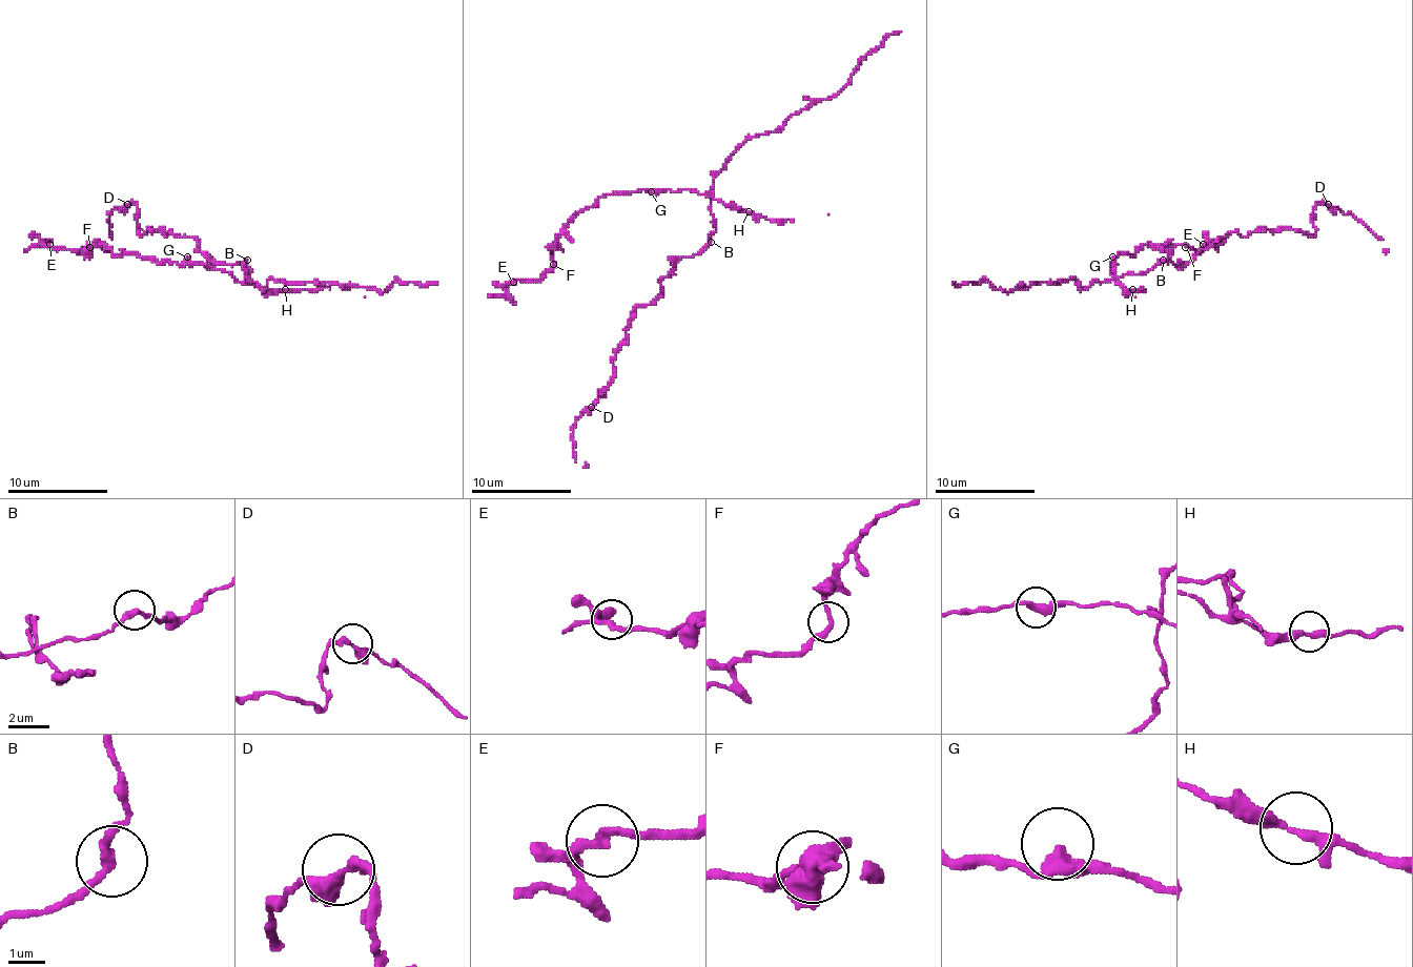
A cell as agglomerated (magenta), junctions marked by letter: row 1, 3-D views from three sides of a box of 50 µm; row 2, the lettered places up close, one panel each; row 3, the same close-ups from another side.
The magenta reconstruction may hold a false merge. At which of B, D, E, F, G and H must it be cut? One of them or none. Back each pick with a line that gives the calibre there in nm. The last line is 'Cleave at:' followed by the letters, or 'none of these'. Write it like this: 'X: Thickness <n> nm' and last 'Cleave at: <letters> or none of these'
Cleave at: none of these

